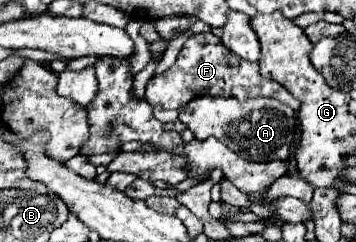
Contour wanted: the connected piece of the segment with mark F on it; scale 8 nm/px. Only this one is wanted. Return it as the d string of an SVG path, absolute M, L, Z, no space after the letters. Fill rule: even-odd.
M212 32L196 34L188 38L178 54L176 64L164 74L154 76L146 86L146 100L148 104L152 104L152 108L178 110L196 96L222 96L222 98L238 98L238 100L266 96L266 98L276 98L294 110L300 108L300 102L282 84L260 76L258 62L242 60L240 56L224 48L224 44L220 44L220 38L216 38Z

